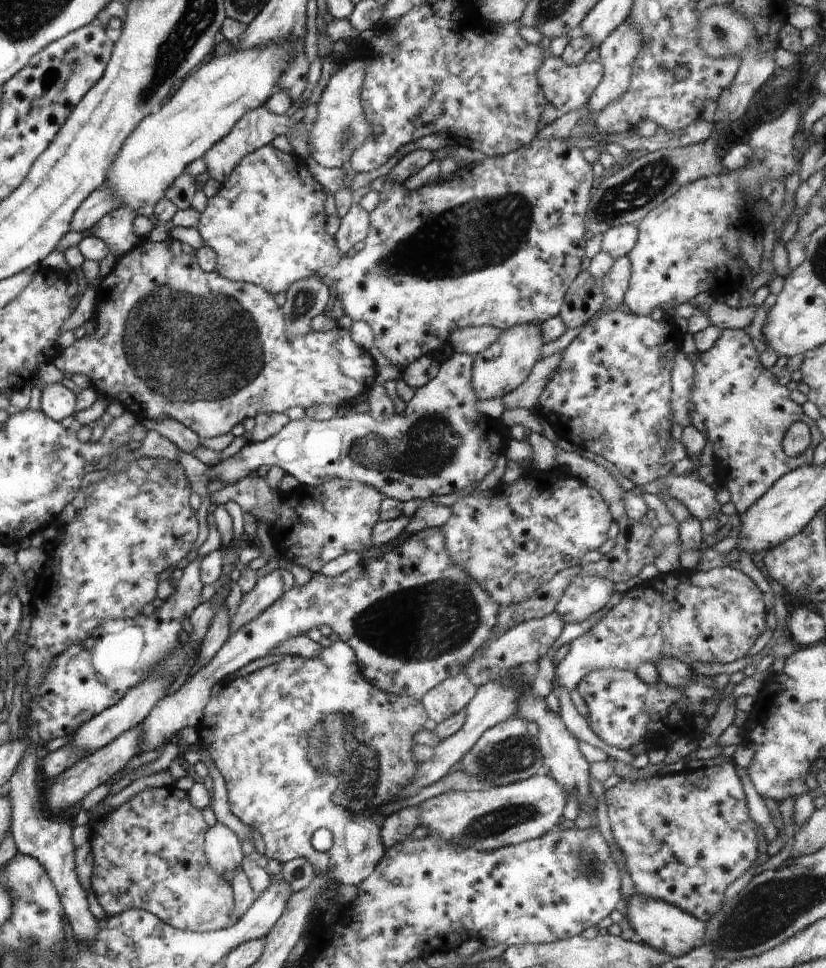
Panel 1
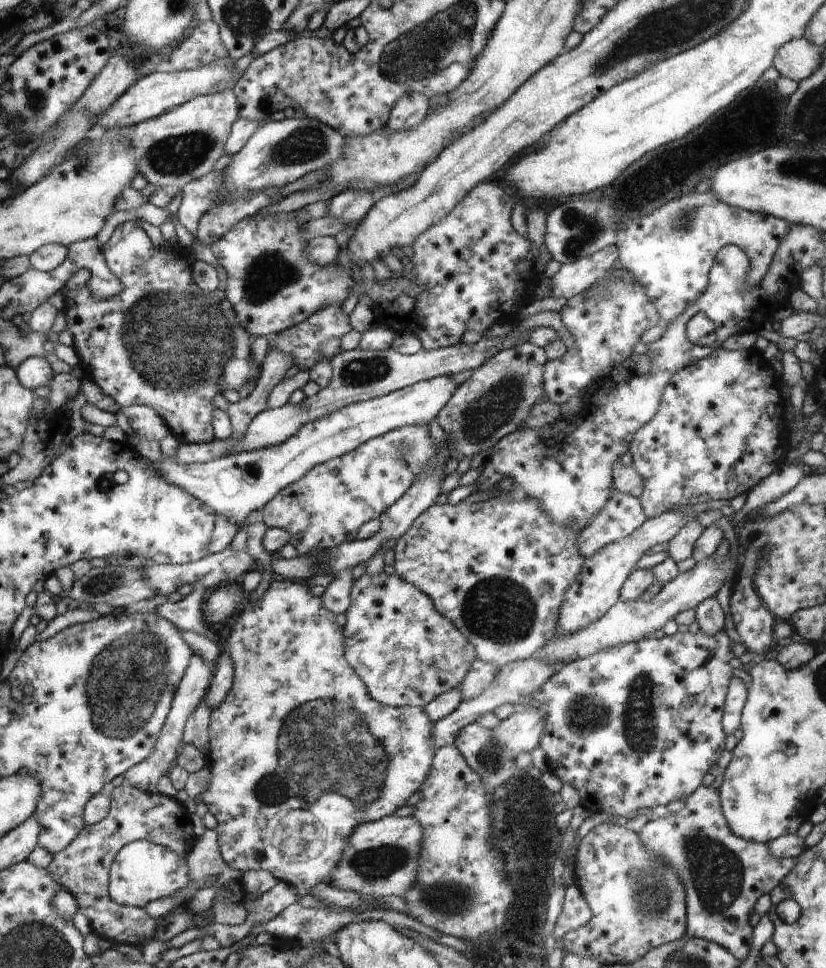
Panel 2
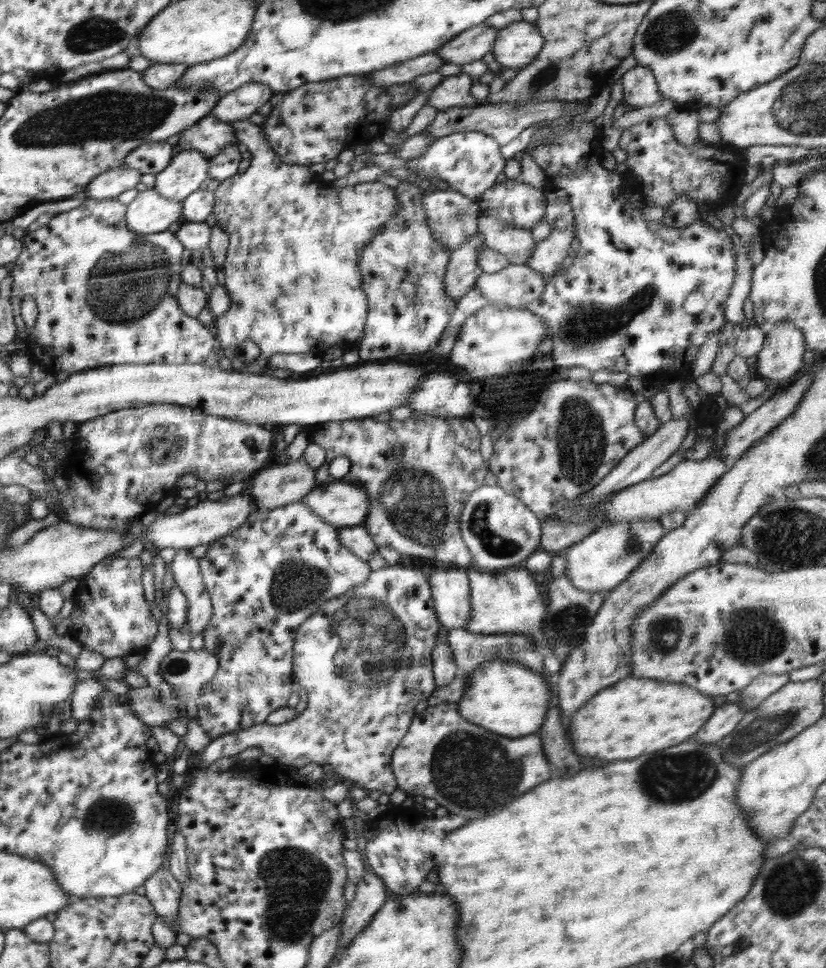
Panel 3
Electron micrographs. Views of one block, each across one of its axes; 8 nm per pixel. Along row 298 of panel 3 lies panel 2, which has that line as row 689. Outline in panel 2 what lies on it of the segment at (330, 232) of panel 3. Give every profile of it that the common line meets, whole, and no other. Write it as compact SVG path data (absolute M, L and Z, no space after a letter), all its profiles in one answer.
M272 581L264 594L246 606L230 624L225 652L233 666L233 683L224 702L209 716L209 752L207 760L212 780L206 792L197 798L208 807L208 812L217 820L218 846L221 857L230 868L242 871L268 871L278 881L294 885L299 891L313 889L317 884L331 884L333 870L341 862L344 847L354 829L362 823L377 821L394 815L426 780L437 749L434 746L433 722L423 708L405 706L389 707L376 702L367 691L356 671L344 658L343 627L336 623L336 615L322 604L321 598L312 594L312 585L304 581Z

